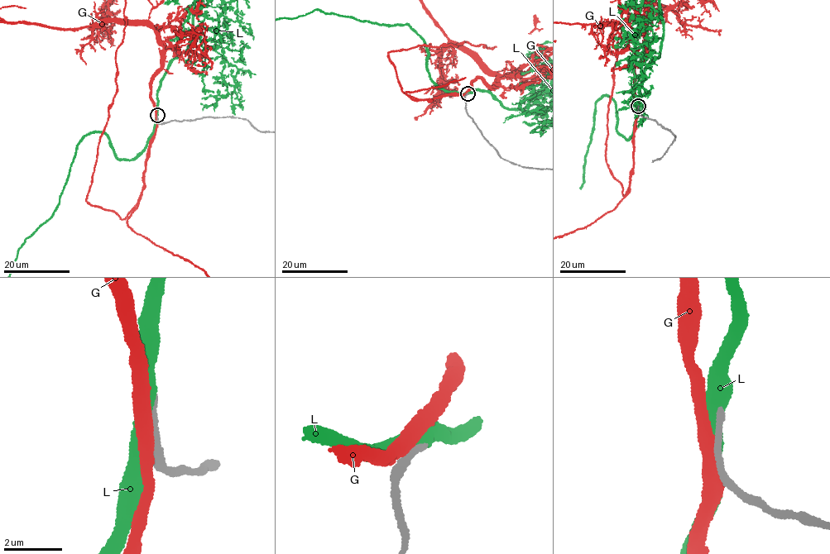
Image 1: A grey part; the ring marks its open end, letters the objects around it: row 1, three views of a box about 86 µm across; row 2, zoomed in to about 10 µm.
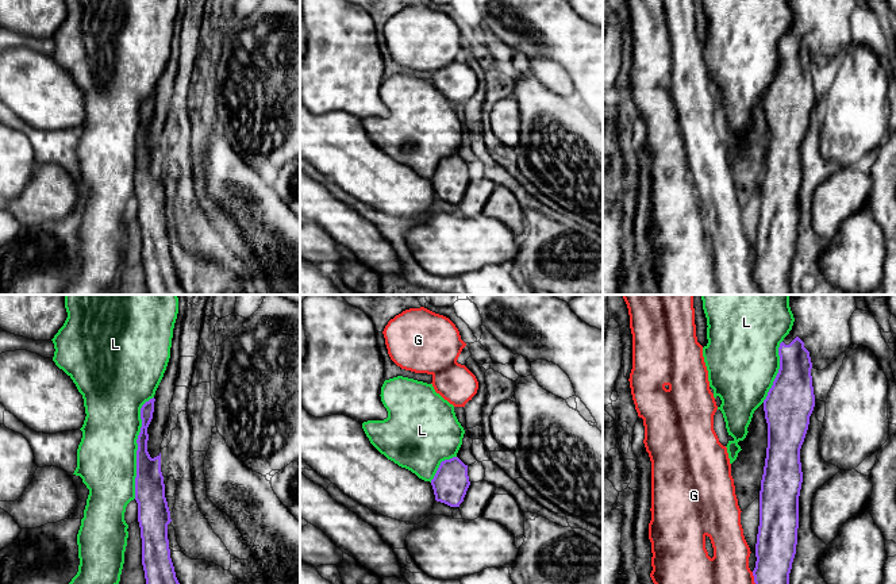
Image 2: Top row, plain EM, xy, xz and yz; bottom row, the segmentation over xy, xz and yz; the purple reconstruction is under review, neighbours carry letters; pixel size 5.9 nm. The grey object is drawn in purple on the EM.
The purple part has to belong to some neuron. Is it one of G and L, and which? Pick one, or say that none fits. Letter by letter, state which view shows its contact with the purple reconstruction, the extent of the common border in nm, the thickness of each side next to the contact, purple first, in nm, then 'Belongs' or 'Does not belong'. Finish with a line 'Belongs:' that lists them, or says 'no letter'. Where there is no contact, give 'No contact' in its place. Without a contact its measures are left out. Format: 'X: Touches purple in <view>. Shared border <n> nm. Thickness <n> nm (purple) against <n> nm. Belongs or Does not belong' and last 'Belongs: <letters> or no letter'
G: Touches purple in yz. Shared border 170 nm. Thickness 240 nm (purple) against 460 nm. Does not belong
L: Touches purple in xy. Shared border 600 nm. Thickness 180 nm (purple) against 360 nm. Does not belong
Belongs: no letter

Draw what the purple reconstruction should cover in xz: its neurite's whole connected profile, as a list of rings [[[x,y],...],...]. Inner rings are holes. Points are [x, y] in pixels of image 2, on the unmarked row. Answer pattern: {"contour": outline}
{"contour": [[[300,100],[300,155],[345,192],[370,208],[418,222],[428,215],[435,199],[459,204],[470,182],[468,162],[458,154],[441,160],[434,176],[424,178],[381,151],[366,134],[362,120],[345,114],[315,115]]]}

